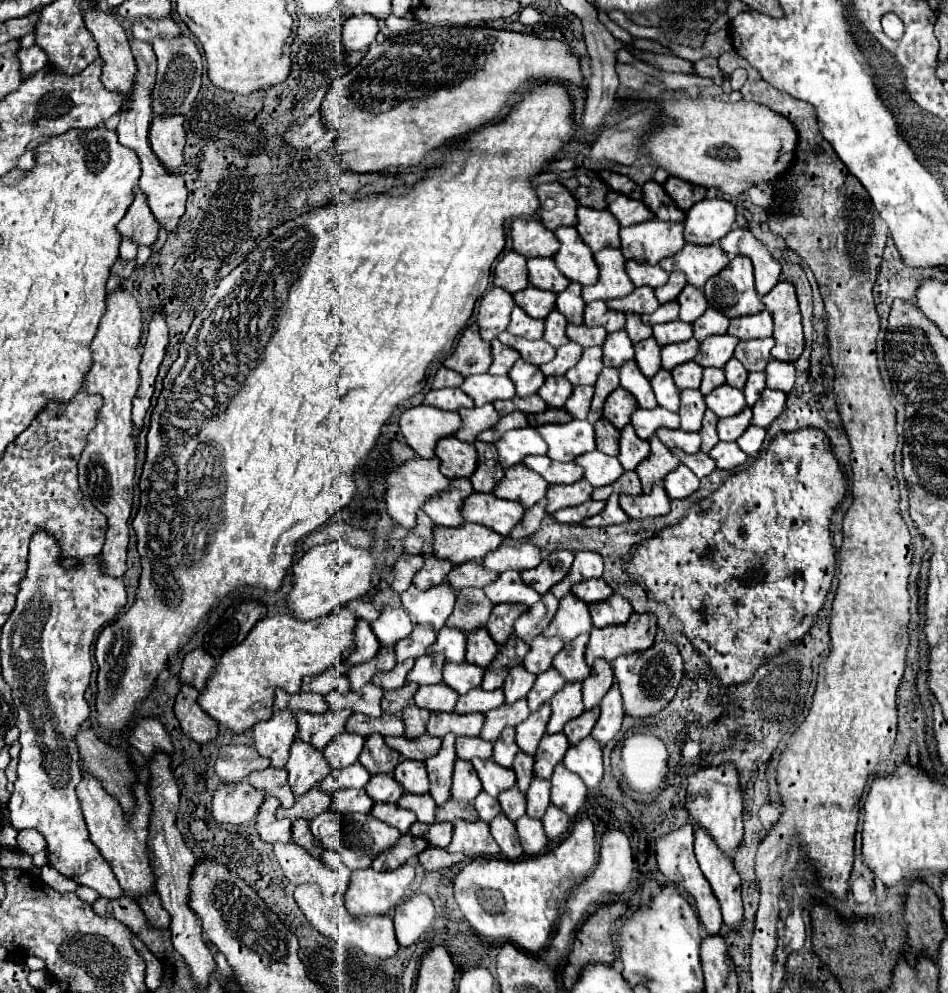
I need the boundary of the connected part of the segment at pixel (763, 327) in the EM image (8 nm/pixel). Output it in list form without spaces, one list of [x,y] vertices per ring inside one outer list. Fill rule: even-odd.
[[[767,310],[753,314],[753,316],[741,316],[733,318],[729,326],[729,334],[739,340],[751,340],[751,338],[767,338],[773,334],[773,318]]]

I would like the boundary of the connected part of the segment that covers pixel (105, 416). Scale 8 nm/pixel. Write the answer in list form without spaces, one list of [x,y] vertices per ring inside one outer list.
[[[117,288],[107,298],[107,310],[99,322],[99,330],[91,342],[93,364],[85,374],[83,392],[95,392],[103,396],[103,408],[99,412],[97,426],[89,432],[87,448],[79,462],[79,488],[99,512],[107,516],[109,528],[105,534],[103,556],[109,572],[123,578],[127,572],[127,546],[129,546],[129,514],[133,504],[133,476],[137,466],[137,442],[133,438],[131,400],[139,390],[139,338],[143,328],[143,316],[137,300],[129,292]]]

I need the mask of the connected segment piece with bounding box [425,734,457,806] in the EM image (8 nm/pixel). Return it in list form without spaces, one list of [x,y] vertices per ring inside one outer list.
[[[447,734],[443,738],[441,750],[425,762],[429,780],[431,780],[431,798],[437,806],[443,806],[451,796],[451,776],[455,766],[455,734]]]

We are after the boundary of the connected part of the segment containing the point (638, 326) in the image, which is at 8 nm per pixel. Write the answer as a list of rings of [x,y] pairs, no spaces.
[[[631,312],[631,314],[627,314],[625,330],[627,330],[627,334],[629,334],[631,342],[641,342],[641,340],[645,340],[645,338],[653,336],[653,334],[651,334],[651,326],[649,326],[649,324],[645,324],[645,322],[641,320],[641,316],[639,316],[639,314],[633,314],[633,312]]]

